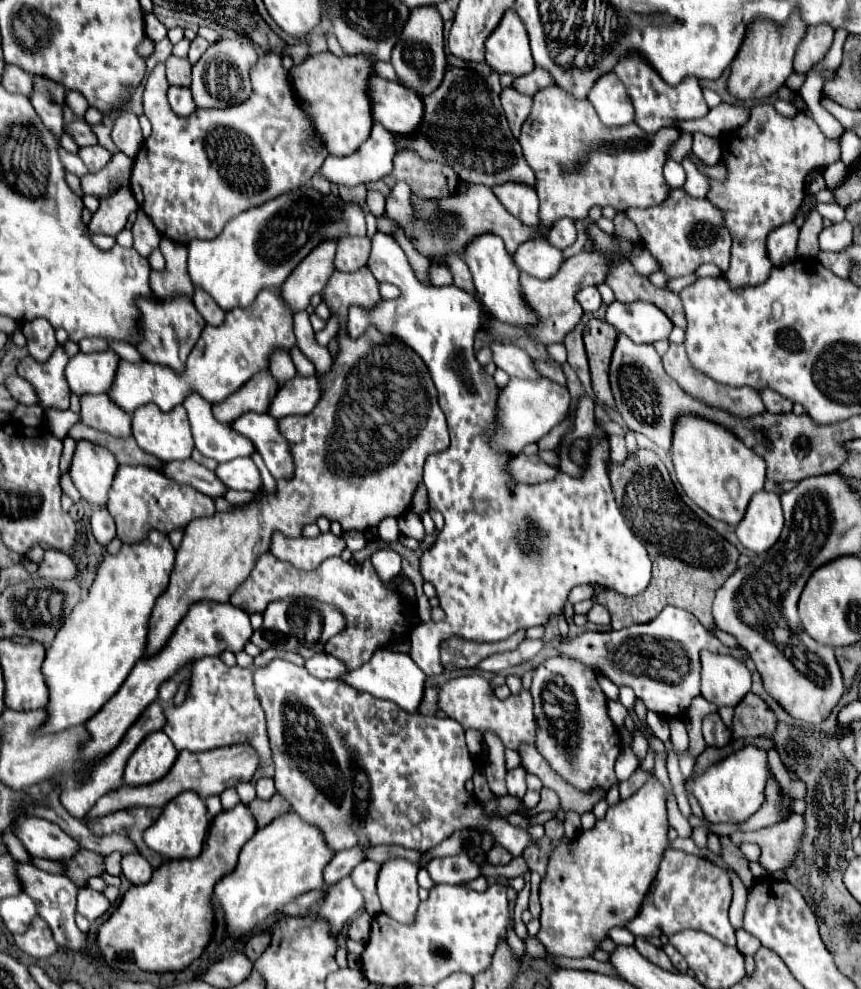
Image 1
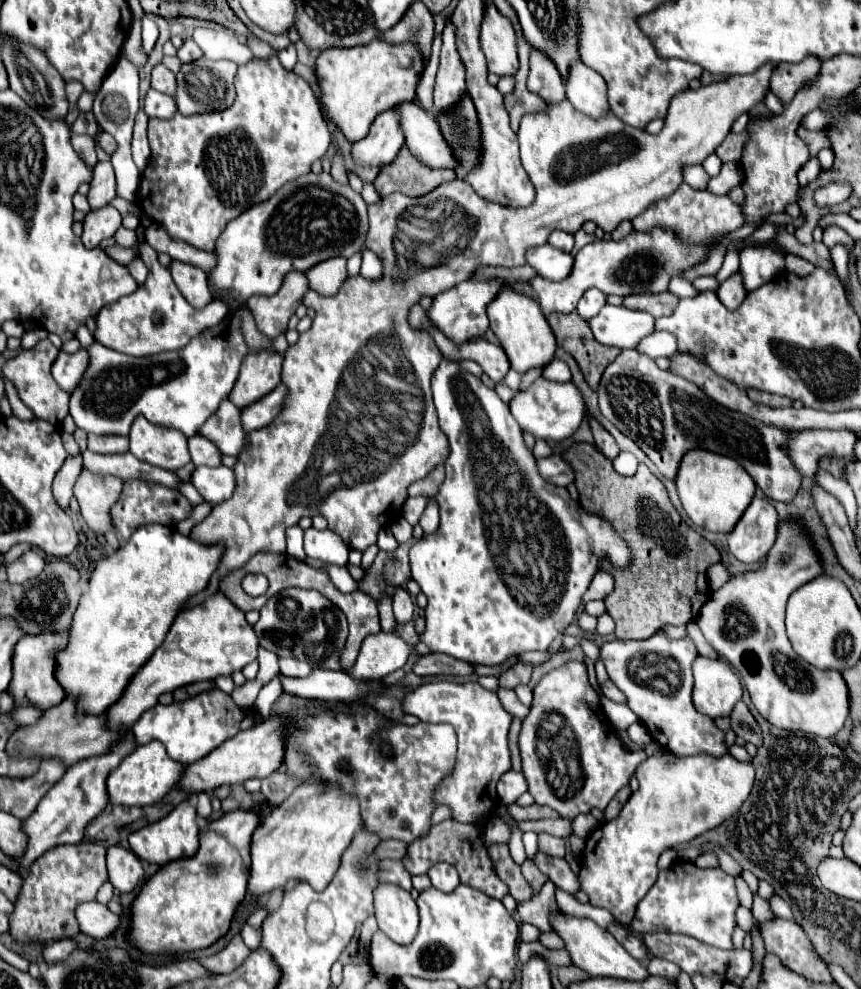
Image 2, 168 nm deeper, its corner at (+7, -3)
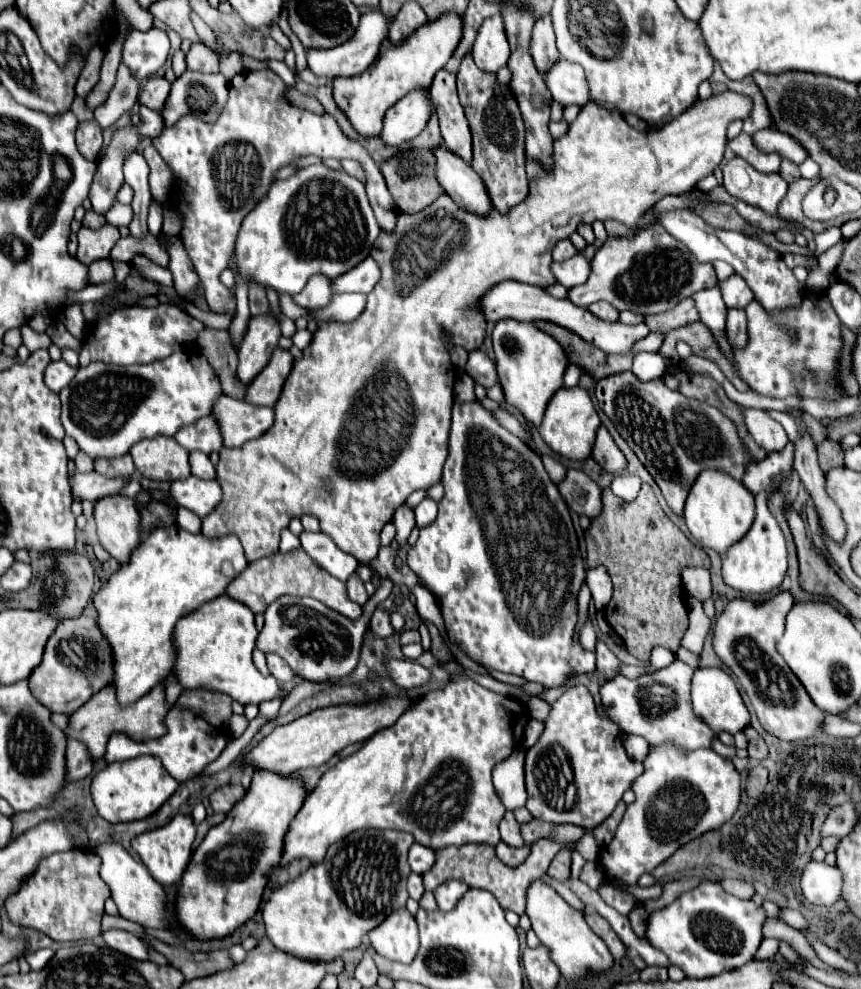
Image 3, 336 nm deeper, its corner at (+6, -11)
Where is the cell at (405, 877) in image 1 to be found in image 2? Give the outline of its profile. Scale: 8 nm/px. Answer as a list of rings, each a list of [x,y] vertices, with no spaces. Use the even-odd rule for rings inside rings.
[[[381,883],[375,889],[375,917],[379,929],[399,945],[411,943],[417,933],[417,905],[411,893],[399,885]]]

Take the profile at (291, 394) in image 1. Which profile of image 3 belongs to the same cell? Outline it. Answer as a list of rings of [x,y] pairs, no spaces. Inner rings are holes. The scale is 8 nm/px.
[[[228,395],[216,399],[210,415],[220,427],[224,447],[240,447],[246,441],[264,435],[274,423],[274,409],[250,405]]]

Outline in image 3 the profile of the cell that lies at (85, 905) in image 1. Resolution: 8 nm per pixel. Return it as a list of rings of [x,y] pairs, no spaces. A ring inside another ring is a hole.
[[[106,931],[102,933],[104,941],[108,943],[108,947],[132,957],[132,959],[138,959],[138,961],[146,961],[148,959],[148,947],[138,939],[134,937],[132,933],[126,933],[126,931]]]

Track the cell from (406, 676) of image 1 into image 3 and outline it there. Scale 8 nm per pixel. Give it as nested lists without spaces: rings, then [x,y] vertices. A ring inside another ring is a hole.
[[[222,595],[216,597],[204,605],[200,605],[200,609],[196,609],[194,613],[188,613],[186,617],[182,617],[176,625],[176,633],[174,633],[174,645],[176,645],[176,677],[180,681],[180,685],[184,689],[216,689],[222,691],[226,695],[230,695],[232,699],[236,699],[240,705],[260,705],[262,701],[274,699],[280,693],[278,681],[268,675],[260,675],[260,671],[252,665],[252,651],[256,647],[256,637],[258,637],[258,629],[254,623],[254,613],[240,601]]]

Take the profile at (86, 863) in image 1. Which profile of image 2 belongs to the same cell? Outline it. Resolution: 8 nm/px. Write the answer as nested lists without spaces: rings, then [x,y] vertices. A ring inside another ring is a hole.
[[[81,841],[77,845],[57,845],[39,857],[23,881],[15,911],[11,913],[11,935],[17,943],[47,943],[79,933],[75,907],[83,901],[93,901],[99,887],[107,879],[105,847],[99,843]]]

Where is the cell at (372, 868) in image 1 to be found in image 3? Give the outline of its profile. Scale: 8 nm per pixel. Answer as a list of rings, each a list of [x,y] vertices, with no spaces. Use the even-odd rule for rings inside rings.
[[[412,873],[410,879],[408,879],[408,893],[414,901],[420,901],[420,897],[424,895],[424,883],[422,883],[422,877]]]

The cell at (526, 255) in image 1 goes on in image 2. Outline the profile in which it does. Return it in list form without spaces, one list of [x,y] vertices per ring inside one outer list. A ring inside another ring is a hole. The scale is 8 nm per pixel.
[[[549,243],[527,249],[525,259],[527,259],[527,265],[531,265],[537,271],[539,277],[545,277],[549,281],[565,279],[573,265],[573,255],[559,251],[559,249],[551,247]]]

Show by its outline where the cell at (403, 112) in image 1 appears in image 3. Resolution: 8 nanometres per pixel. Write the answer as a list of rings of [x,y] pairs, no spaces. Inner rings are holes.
[[[434,147],[438,183],[452,197],[452,201],[464,211],[476,215],[488,215],[494,211],[492,199],[486,191],[484,181],[474,173],[474,169],[464,163],[458,155],[444,147]]]

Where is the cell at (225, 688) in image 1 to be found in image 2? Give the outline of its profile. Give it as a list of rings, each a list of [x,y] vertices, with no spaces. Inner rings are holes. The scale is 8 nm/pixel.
[[[279,677],[271,679],[257,695],[257,701],[253,707],[239,707],[229,693],[223,693],[221,689],[213,687],[209,691],[203,691],[195,697],[189,697],[185,701],[173,701],[171,705],[157,703],[149,711],[145,711],[139,721],[133,725],[133,733],[137,739],[137,745],[149,743],[153,739],[161,741],[167,749],[167,755],[173,761],[179,761],[181,765],[189,765],[205,757],[209,751],[217,747],[217,743],[223,743],[225,739],[237,735],[241,729],[251,729],[255,723],[261,723],[269,717],[269,709],[275,703],[277,695],[281,693]]]

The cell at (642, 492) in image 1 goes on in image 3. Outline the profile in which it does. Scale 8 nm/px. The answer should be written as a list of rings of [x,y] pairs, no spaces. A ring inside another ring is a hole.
[[[642,483],[638,499],[632,503],[622,501],[610,489],[602,493],[604,509],[598,519],[592,521],[590,529],[586,531],[586,561],[590,567],[604,565],[614,581],[614,595],[606,607],[606,619],[610,627],[618,633],[618,637],[628,647],[628,653],[640,661],[648,661],[654,647],[666,647],[670,651],[678,651],[678,645],[688,629],[688,607],[684,599],[680,571],[684,567],[710,567],[710,559],[702,547],[696,547],[688,541],[688,537],[664,515],[662,507],[656,501],[654,491],[650,485]]]

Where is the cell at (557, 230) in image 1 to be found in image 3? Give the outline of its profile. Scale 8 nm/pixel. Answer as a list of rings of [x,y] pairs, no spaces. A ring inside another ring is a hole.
[[[562,239],[562,241],[558,241],[556,243],[556,247],[554,247],[554,251],[552,251],[552,255],[554,255],[554,261],[566,261],[566,259],[570,259],[570,257],[574,257],[578,251],[574,249],[574,245],[568,241],[568,239]]]

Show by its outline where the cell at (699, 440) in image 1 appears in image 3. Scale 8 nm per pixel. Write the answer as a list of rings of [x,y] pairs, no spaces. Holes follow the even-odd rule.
[[[704,471],[698,475],[690,489],[684,507],[684,521],[690,535],[698,541],[702,549],[712,549],[724,555],[730,545],[740,541],[754,521],[754,495],[736,479],[720,471]]]

